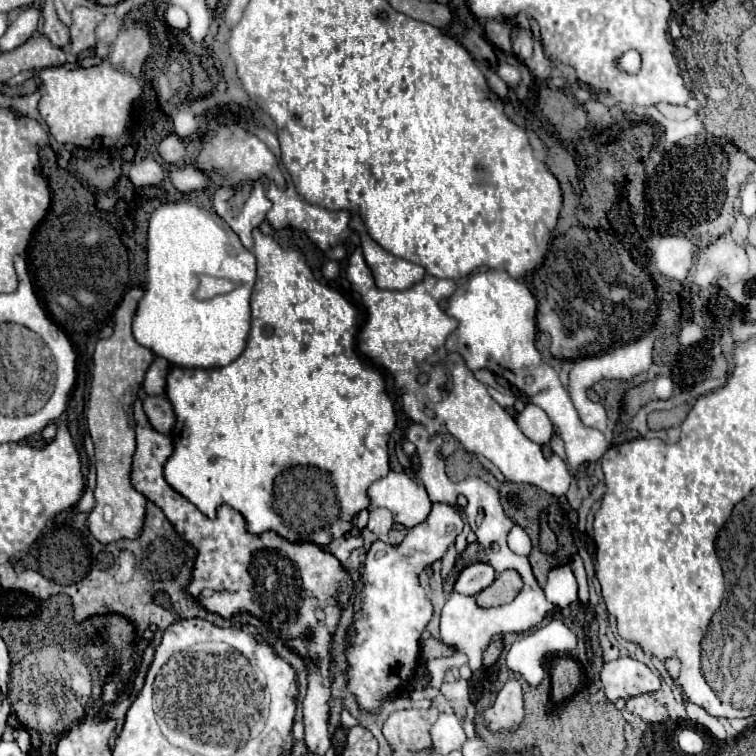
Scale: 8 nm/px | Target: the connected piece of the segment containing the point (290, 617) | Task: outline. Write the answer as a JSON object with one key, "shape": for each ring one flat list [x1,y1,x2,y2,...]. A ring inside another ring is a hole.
{"shape":[[140,401,134,403,134,419,138,447,132,459,132,485,148,501,158,505,174,525,176,533,196,549,186,593,208,613,216,613,224,619,238,613,258,617,270,625,274,635,280,637,292,653,308,661,308,687,302,701,306,729,304,741,310,753,324,755,330,749,328,715,332,701,330,667,334,663,332,637,354,587,348,569,326,547,312,541,288,541,274,531,252,535,246,519,228,505,220,505,214,519,200,513,164,479,164,463,174,451,172,439,150,425]]}

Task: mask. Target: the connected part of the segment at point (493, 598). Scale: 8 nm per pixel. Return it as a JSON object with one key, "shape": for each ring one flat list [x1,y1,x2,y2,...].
{"shape":[[508,569,504,573,500,573,494,583,490,587,486,587,484,591,480,591,476,595,476,601,482,607,496,607,496,605,504,605,510,603,522,589,522,577,518,571]]}

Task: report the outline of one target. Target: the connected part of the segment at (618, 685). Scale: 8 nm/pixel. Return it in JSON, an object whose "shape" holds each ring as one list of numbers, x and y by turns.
{"shape":[[620,657,612,663,604,663,602,667,602,683,610,701,628,699,640,693,654,693,660,689,660,681,660,675,630,657]]}

